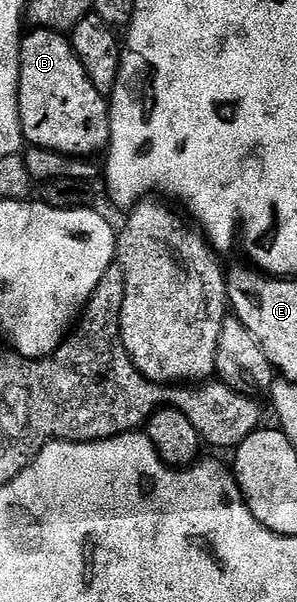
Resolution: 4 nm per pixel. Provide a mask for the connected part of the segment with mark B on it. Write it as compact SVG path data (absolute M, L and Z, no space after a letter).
M31 29L19 45L19 112L23 138L30 146L56 151L72 157L95 157L111 141L111 109L108 100L89 81L85 65L71 48L70 38L58 31Z

